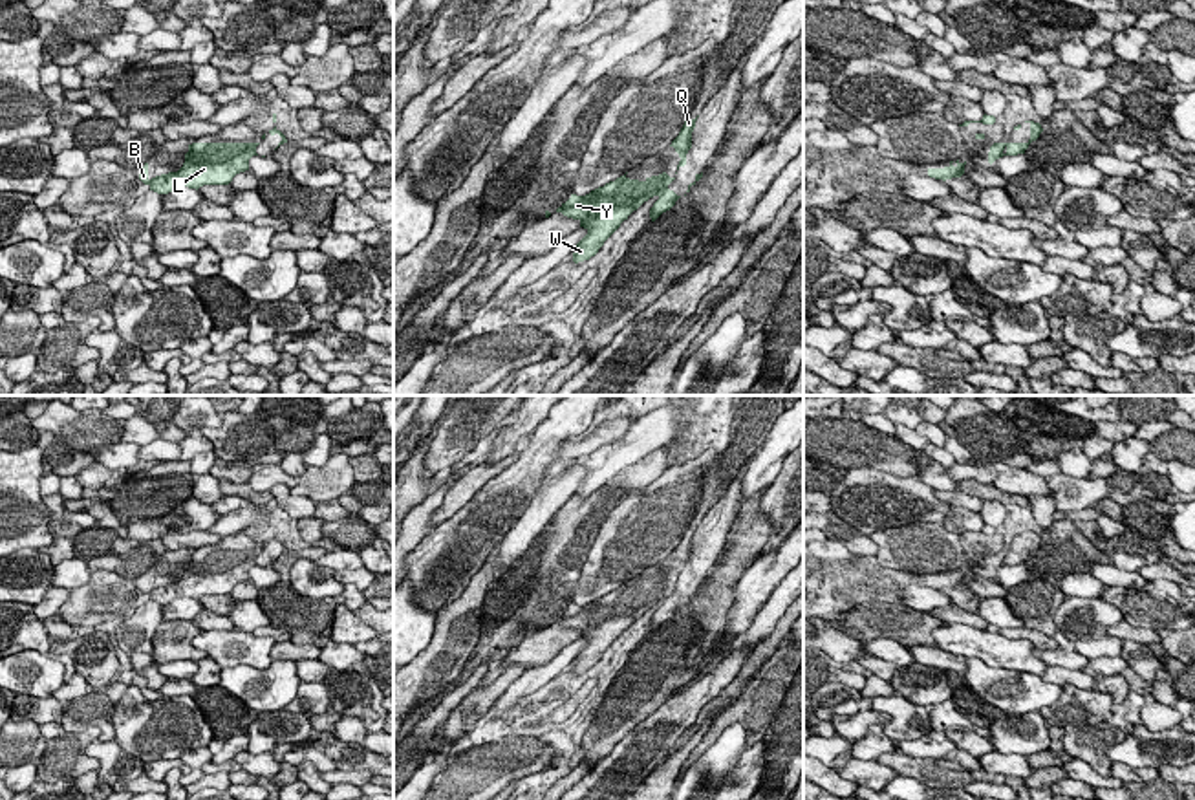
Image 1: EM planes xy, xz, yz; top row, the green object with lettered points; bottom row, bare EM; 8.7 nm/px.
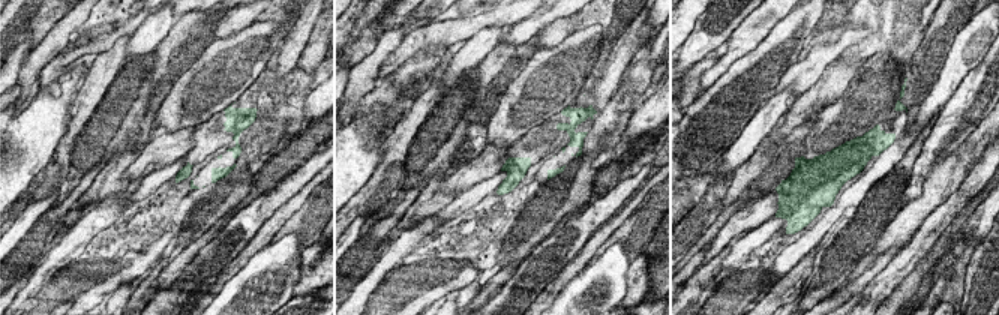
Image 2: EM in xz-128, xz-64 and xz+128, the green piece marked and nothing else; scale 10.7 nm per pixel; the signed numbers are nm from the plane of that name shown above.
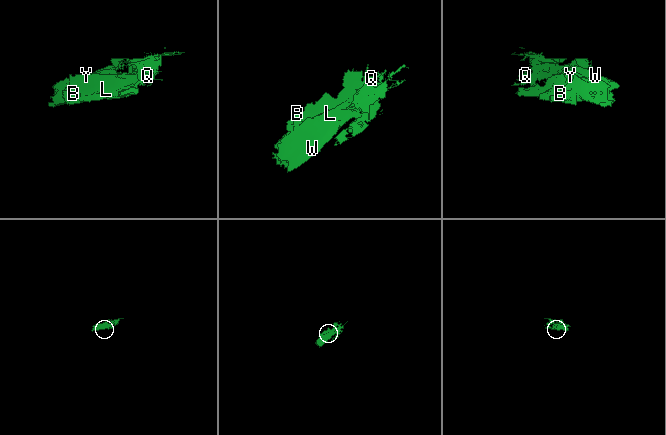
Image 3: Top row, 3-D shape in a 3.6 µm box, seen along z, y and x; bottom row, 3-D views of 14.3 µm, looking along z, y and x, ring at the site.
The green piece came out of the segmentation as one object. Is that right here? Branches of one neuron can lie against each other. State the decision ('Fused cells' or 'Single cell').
Single cell

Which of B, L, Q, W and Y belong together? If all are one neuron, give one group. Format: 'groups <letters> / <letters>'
groups B L Q W Y

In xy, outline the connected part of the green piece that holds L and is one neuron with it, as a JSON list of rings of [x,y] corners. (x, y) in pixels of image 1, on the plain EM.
[[[192,553],[178,582],[148,588],[148,573],[139,580],[139,589],[157,604],[174,599],[199,599],[203,595],[229,595],[240,582],[249,580],[249,569],[260,553]]]

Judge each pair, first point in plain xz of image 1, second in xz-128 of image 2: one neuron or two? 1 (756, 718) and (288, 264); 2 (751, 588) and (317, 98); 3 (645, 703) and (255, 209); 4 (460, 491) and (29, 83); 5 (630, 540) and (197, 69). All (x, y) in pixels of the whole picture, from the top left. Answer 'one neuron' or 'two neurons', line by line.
1: two neurons
2: one neuron
3: two neurons
4: two neurons
5: one neuron

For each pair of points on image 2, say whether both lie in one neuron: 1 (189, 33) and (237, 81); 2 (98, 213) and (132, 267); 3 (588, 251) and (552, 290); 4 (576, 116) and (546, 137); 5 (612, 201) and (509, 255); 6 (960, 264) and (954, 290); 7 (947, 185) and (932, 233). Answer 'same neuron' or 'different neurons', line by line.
1: different neurons
2: different neurons
3: same neuron
4: same neuron
5: different neurons
6: same neuron
7: different neurons

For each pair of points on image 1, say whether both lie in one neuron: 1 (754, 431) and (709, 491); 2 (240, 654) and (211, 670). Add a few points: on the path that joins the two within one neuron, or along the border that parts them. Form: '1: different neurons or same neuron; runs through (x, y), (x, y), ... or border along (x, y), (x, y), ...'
1: same neuron; runs through (742, 445), (721, 476)
2: different neurons; border along (207, 656), (220, 669)

